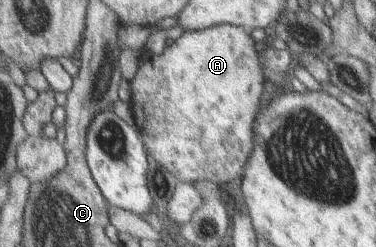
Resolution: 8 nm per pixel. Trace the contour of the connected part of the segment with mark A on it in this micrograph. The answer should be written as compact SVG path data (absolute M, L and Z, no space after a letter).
M227 23L202 31L184 32L175 42L168 41L162 54L152 53L145 60L141 60L143 64L141 64L137 76L129 82L130 104L136 127L145 137L148 155L155 157L155 160L158 160L167 170L174 172L185 183L195 184L197 181L213 181L224 188L227 182L235 182L238 177L241 178L245 172L247 161L254 154L254 126L261 110L261 98L263 98L263 92L265 92L265 82L267 82L261 58L259 50L257 50L257 42L253 40L250 31L245 27Z

